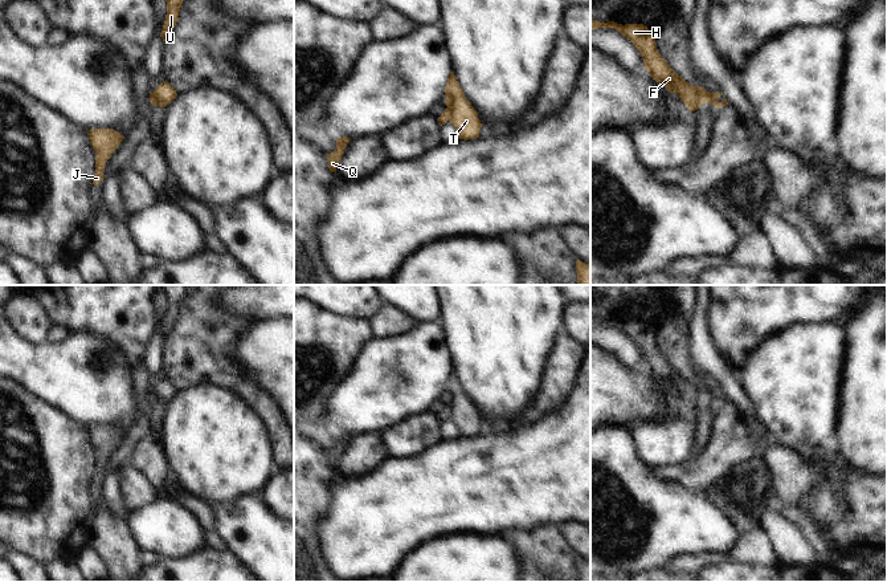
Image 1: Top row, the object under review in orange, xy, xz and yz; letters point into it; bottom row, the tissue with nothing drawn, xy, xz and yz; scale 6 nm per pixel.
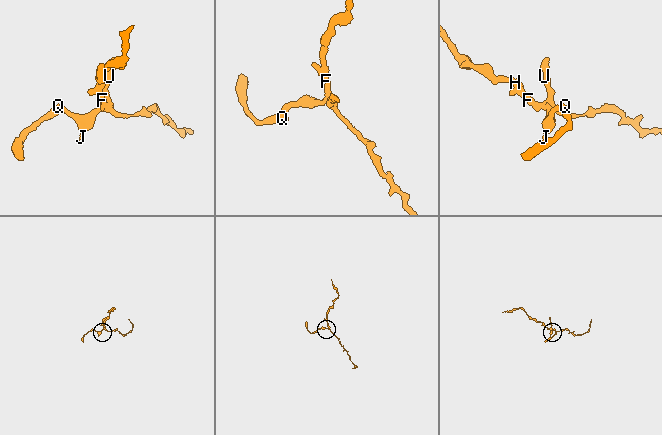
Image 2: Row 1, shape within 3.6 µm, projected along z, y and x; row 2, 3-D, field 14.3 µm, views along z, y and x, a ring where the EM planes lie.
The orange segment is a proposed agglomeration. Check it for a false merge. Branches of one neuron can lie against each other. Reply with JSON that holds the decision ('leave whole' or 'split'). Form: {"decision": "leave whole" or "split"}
{"decision": "split"}

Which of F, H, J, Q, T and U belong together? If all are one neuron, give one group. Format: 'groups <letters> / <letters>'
groups F H T U / J Q

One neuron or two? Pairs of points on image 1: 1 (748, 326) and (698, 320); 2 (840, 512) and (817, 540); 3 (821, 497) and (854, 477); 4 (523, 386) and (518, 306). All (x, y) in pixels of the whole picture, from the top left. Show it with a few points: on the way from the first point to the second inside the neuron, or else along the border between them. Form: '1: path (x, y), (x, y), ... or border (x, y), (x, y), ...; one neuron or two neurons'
1: border (711, 298), (710, 334), (719, 350); two neurons
2: border (801, 509), (818, 529), (830, 556); two neurons
3: path (832, 500), (841, 500), (853, 488); one neuron
4: path (518, 366), (518, 326); one neuron

